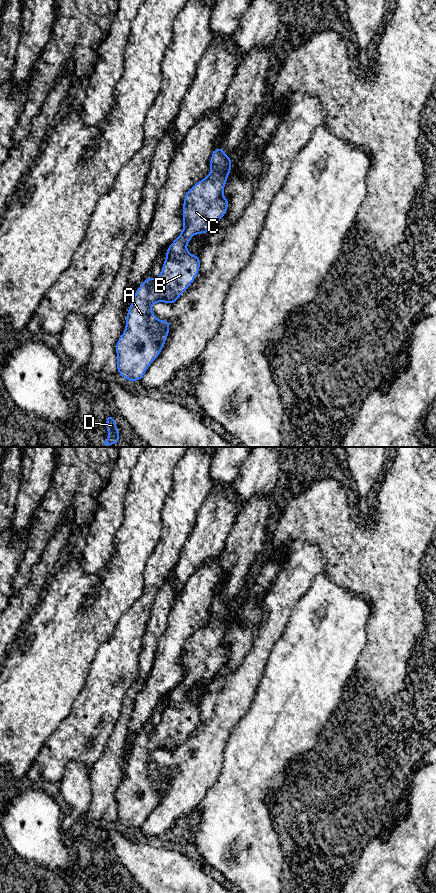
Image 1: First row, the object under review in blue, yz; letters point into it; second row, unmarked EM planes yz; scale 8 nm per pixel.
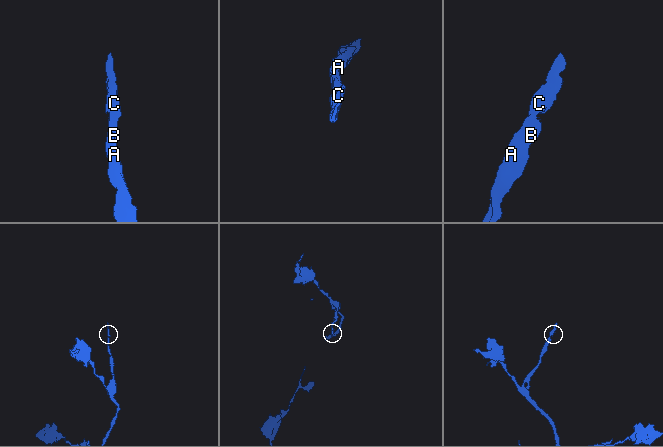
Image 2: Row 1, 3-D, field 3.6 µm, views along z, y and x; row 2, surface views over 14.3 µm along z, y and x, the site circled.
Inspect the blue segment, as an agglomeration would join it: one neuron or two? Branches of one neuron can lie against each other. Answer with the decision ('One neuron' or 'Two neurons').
One neuron

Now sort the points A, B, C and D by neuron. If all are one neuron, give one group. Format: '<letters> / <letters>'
A B C D

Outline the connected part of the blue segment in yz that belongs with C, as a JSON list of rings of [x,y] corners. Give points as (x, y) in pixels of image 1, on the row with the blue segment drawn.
[[[222,147],[213,150],[211,170],[207,177],[195,183],[185,194],[183,204],[184,227],[181,234],[167,248],[166,260],[157,279],[148,276],[137,288],[126,316],[125,332],[116,343],[117,372],[127,381],[138,381],[150,364],[159,356],[169,335],[170,322],[158,320],[150,307],[157,302],[174,304],[179,296],[192,284],[199,273],[200,256],[193,256],[186,245],[194,234],[212,231],[227,213],[229,199],[223,197],[224,186],[232,168],[231,156],[226,156]]]

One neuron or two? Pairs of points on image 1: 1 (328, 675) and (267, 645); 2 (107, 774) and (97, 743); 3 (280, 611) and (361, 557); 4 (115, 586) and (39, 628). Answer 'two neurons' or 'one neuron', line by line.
1: two neurons
2: two neurons
3: two neurons
4: one neuron

